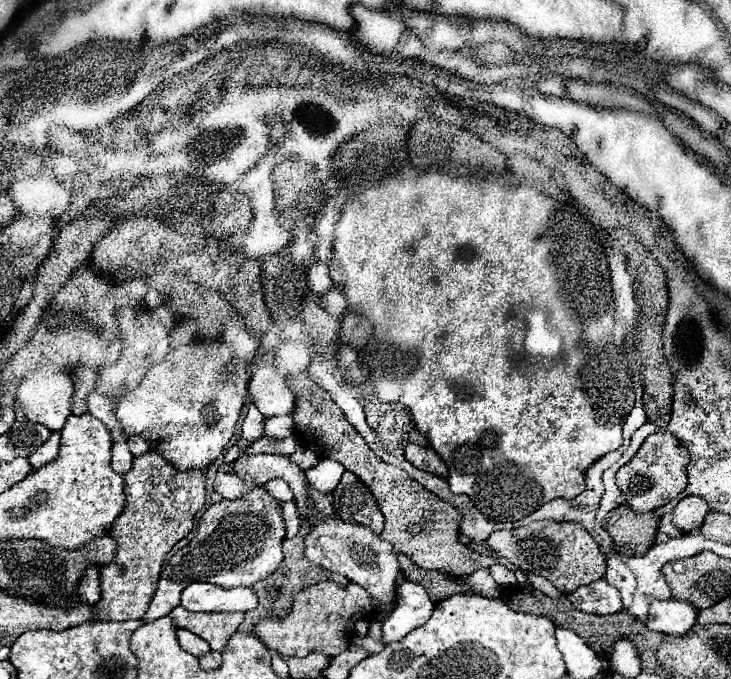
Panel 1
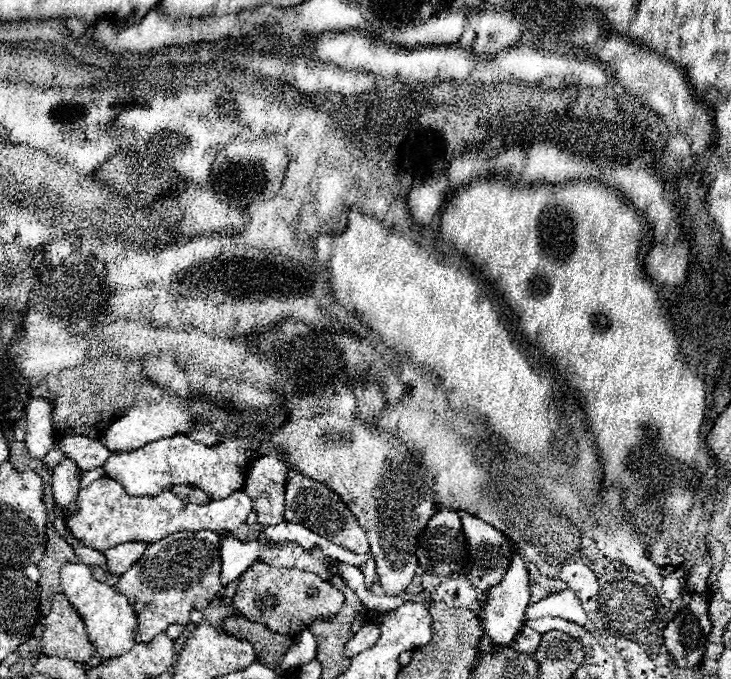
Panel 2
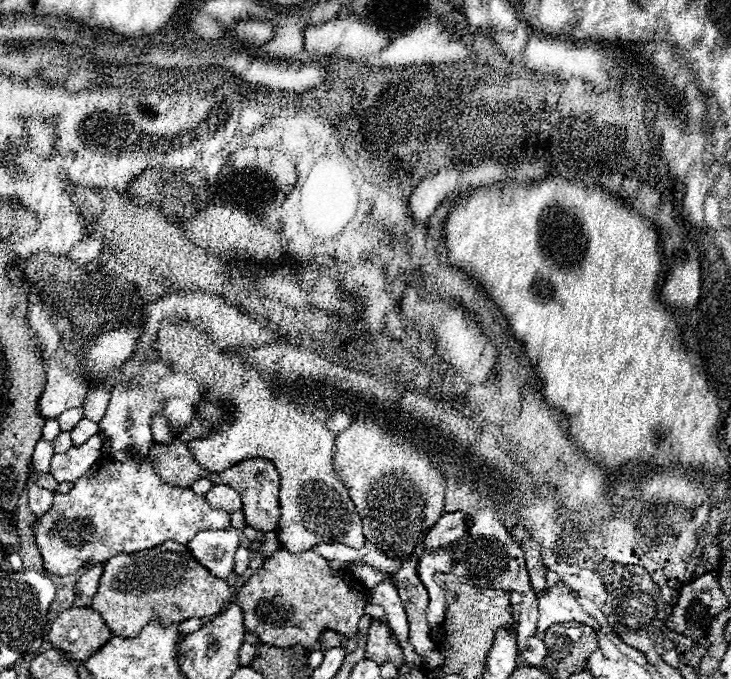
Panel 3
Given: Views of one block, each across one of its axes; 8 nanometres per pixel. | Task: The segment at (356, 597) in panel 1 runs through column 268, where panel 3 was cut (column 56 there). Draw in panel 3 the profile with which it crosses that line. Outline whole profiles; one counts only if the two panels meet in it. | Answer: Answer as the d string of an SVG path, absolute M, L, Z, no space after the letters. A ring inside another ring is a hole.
M72 606L50 626L48 640L54 648L66 652L72 660L84 660L100 650L114 634L92 608Z

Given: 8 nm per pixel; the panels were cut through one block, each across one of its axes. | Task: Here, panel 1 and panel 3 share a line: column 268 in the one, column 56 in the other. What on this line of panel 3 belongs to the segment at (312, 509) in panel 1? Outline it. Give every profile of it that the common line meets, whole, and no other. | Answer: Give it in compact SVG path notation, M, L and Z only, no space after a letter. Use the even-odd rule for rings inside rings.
M94 434L90 440L86 440L86 444L74 446L64 454L54 454L50 474L58 482L76 482L100 458L100 442L102 438Z

